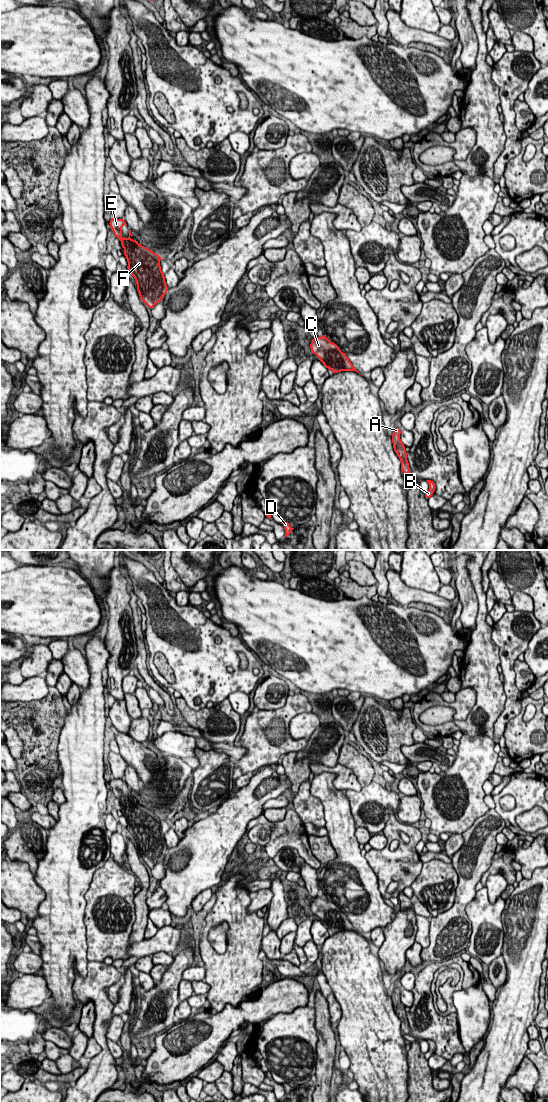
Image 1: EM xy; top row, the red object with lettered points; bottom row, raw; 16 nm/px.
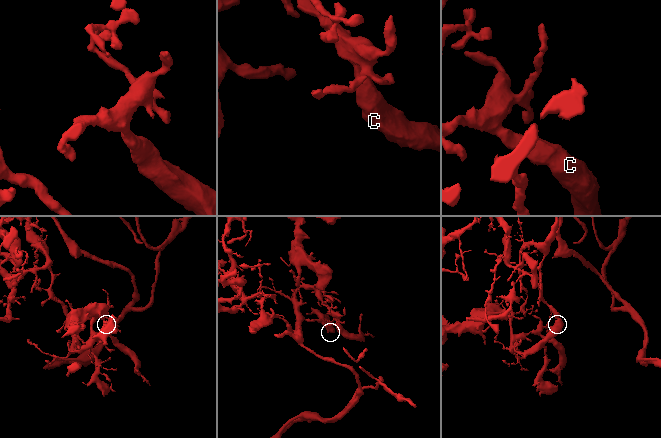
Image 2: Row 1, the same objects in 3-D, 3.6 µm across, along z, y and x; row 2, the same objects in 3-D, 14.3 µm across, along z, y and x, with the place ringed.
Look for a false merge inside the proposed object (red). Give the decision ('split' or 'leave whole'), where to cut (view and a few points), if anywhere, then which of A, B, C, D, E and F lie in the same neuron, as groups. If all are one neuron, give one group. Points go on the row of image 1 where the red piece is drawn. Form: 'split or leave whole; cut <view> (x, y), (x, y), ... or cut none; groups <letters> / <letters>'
leave whole; cut none; groups A B C D E F

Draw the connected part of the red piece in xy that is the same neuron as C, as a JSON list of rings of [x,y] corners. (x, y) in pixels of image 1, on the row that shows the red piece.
[[[326,334],[323,337],[317,336],[316,338],[312,339],[310,344],[310,348],[313,354],[315,354],[319,360],[323,363],[323,365],[327,369],[331,369],[333,373],[338,373],[341,371],[357,371],[352,363],[349,361],[348,357],[345,353],[343,353],[340,348],[333,342],[327,339]]]

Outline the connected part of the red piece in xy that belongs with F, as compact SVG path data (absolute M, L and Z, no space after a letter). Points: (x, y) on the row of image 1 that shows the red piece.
M111 217L109 225L116 238L121 240L121 247L125 248L123 254L127 258L127 269L137 283L142 302L152 310L168 292L160 266L161 256L140 245L137 240L123 239L122 226L127 225L124 219Z

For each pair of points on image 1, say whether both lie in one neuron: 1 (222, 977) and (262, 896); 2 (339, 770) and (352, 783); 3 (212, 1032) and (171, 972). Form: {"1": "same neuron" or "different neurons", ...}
{"1": "different neurons", "2": "same neuron", "3": "different neurons"}

